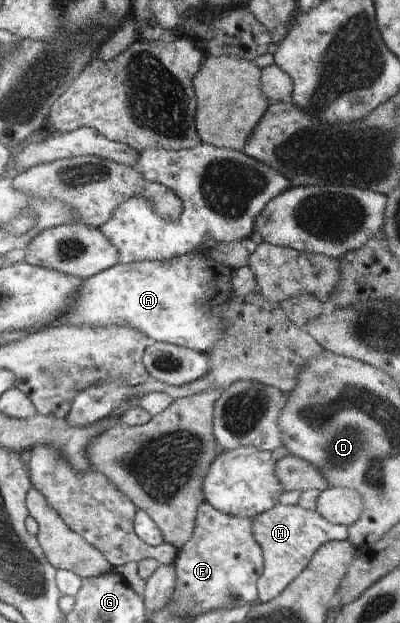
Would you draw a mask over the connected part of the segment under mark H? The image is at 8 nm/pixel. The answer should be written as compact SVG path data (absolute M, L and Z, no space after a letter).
M277 502L273 508L254 517L252 533L264 558L264 569L259 575L256 587L259 602L266 603L279 596L283 589L287 588L287 585L308 566L311 557L322 544L347 540L348 525L329 522L315 509Z

